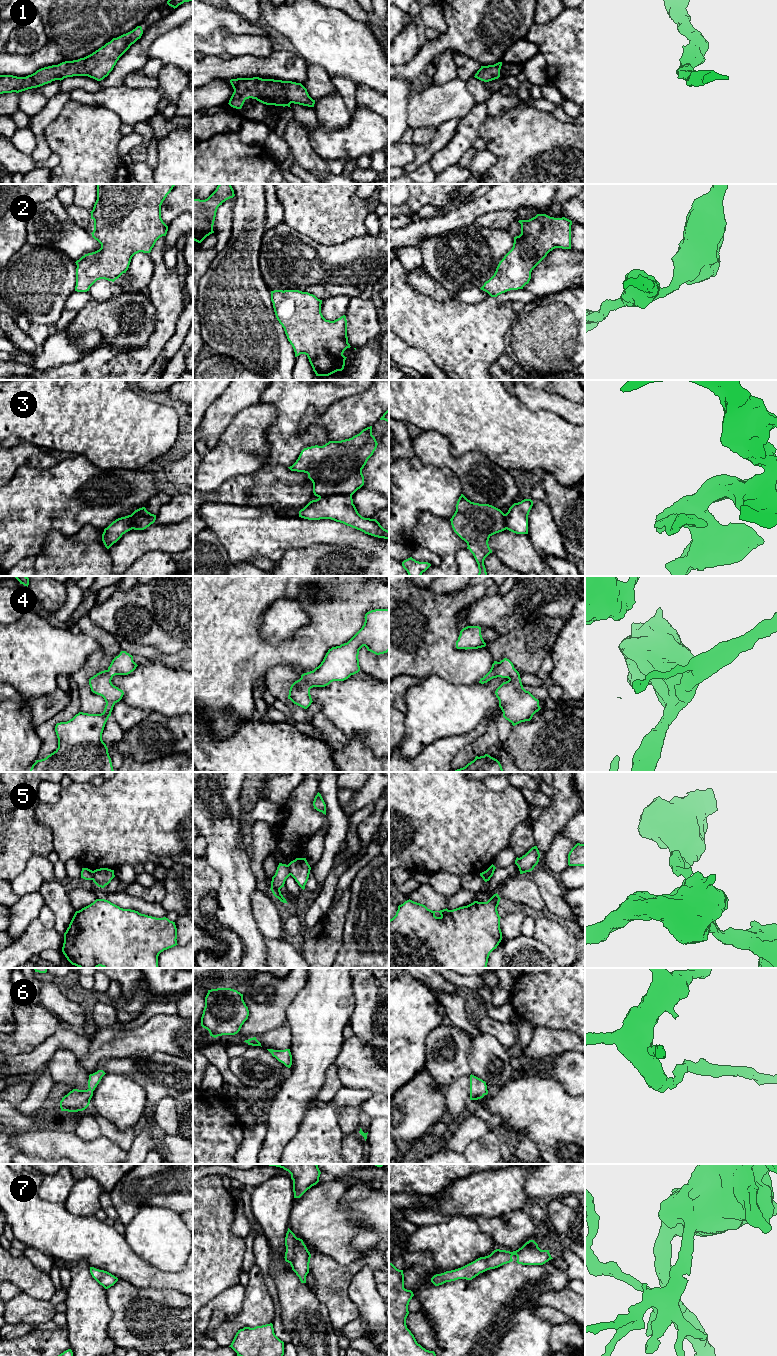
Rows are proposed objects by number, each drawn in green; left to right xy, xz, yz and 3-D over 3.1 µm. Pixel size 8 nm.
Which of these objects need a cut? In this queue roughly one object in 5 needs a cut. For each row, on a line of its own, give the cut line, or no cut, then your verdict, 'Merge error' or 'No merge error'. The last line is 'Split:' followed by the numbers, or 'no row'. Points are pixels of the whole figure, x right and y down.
1: No split. No merge error
2: No split. No merge error
3: Split along xz (351, 494), (331, 494), (319, 498). Merge error
4: No split. No merge error
5: Split along xz (287, 865), (290, 874). Merge error
6: No split. No merge error
7: No split. No merge error
Split: 3, 5

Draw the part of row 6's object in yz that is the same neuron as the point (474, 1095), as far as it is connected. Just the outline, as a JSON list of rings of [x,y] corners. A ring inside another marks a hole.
[[[470,1075],[470,1100],[478,1100],[488,1094],[486,1082]]]

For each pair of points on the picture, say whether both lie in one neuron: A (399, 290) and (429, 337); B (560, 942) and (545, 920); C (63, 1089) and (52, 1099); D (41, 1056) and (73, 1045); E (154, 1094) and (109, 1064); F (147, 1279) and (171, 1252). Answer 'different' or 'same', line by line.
A: same
B: same
C: same
D: same
E: same
F: different

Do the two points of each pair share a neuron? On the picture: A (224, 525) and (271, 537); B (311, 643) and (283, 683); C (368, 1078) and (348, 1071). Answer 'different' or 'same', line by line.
A: same
B: different
C: same

